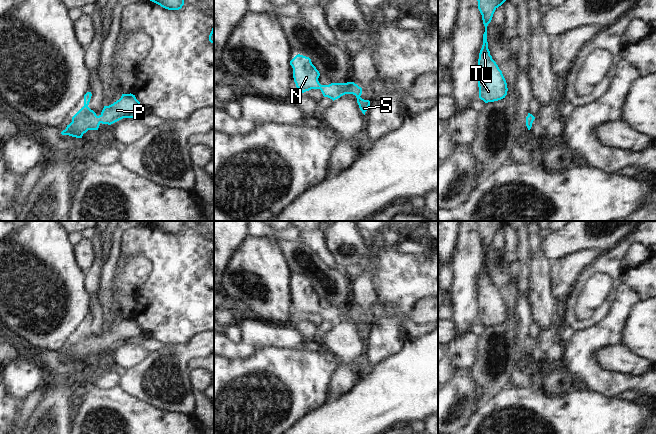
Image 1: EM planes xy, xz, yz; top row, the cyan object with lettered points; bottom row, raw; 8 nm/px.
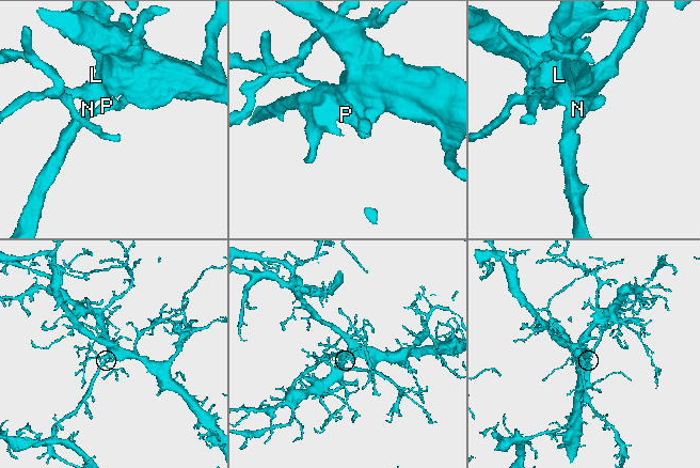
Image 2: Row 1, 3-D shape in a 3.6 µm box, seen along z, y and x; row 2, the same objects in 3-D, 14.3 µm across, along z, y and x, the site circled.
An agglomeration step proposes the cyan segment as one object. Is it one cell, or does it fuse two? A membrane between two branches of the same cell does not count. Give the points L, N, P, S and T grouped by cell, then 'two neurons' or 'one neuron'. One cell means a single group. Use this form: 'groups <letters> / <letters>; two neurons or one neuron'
groups L N P S T; one neuron

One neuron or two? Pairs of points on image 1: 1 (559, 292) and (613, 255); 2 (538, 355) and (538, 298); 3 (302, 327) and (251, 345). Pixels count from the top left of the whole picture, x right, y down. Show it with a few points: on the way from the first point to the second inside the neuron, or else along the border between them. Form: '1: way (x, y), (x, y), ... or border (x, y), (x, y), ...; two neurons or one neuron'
1: border (592, 262), (584, 269), (566, 299); two neurons
2: border (532, 318), (541, 328); two neurons
3: border (297, 330), (306, 341); two neurons

